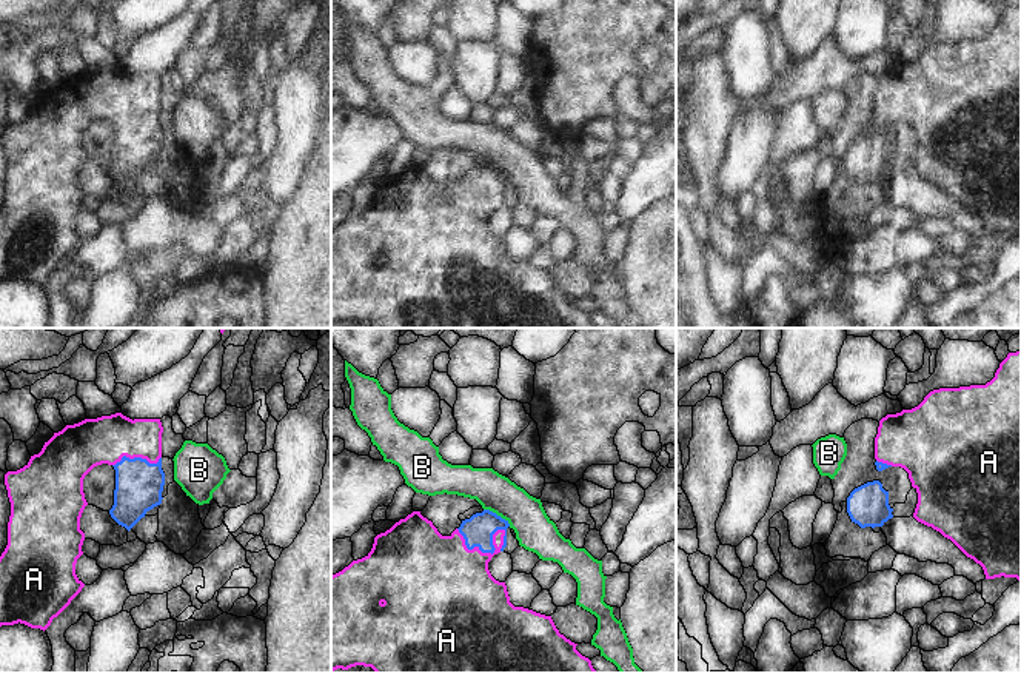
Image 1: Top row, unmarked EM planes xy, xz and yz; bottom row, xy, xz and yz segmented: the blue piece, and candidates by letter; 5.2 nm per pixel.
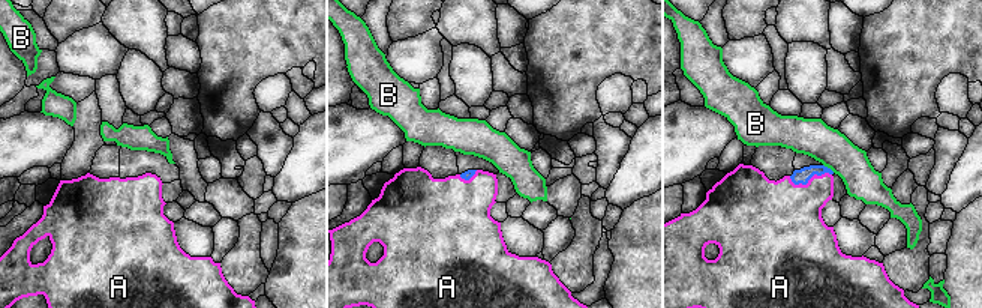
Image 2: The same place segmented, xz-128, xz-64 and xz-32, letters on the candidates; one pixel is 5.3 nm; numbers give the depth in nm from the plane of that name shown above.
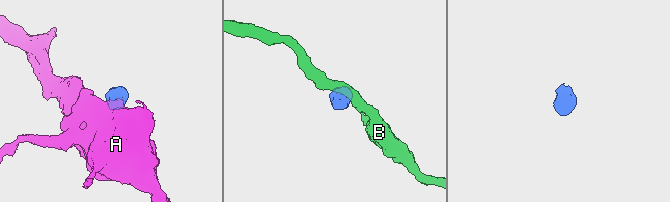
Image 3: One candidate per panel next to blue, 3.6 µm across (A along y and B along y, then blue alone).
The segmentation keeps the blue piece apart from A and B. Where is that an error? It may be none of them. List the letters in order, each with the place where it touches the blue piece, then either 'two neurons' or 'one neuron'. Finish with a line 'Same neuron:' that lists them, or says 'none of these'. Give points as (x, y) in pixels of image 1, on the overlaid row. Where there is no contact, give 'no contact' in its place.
A: contact xz (492, 553); one neuron
B: contact xz (496, 515); two neurons
Same neuron: A

